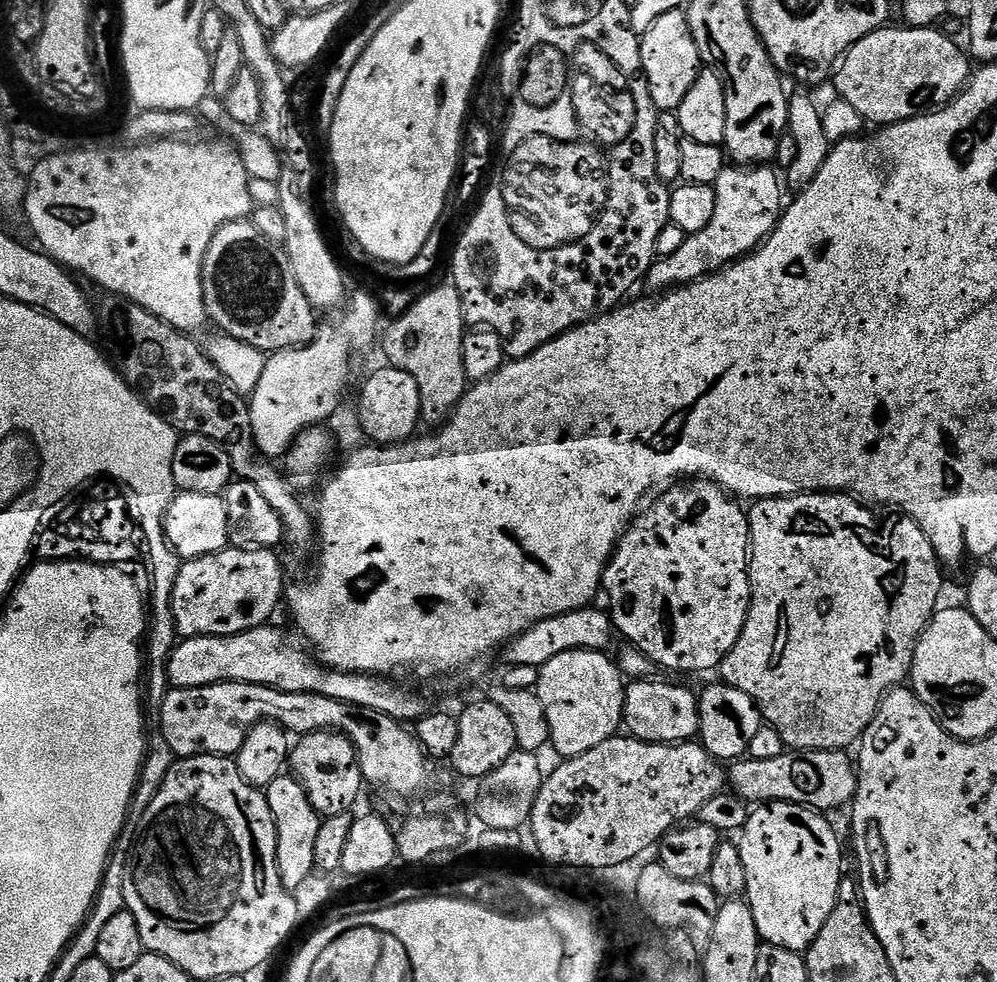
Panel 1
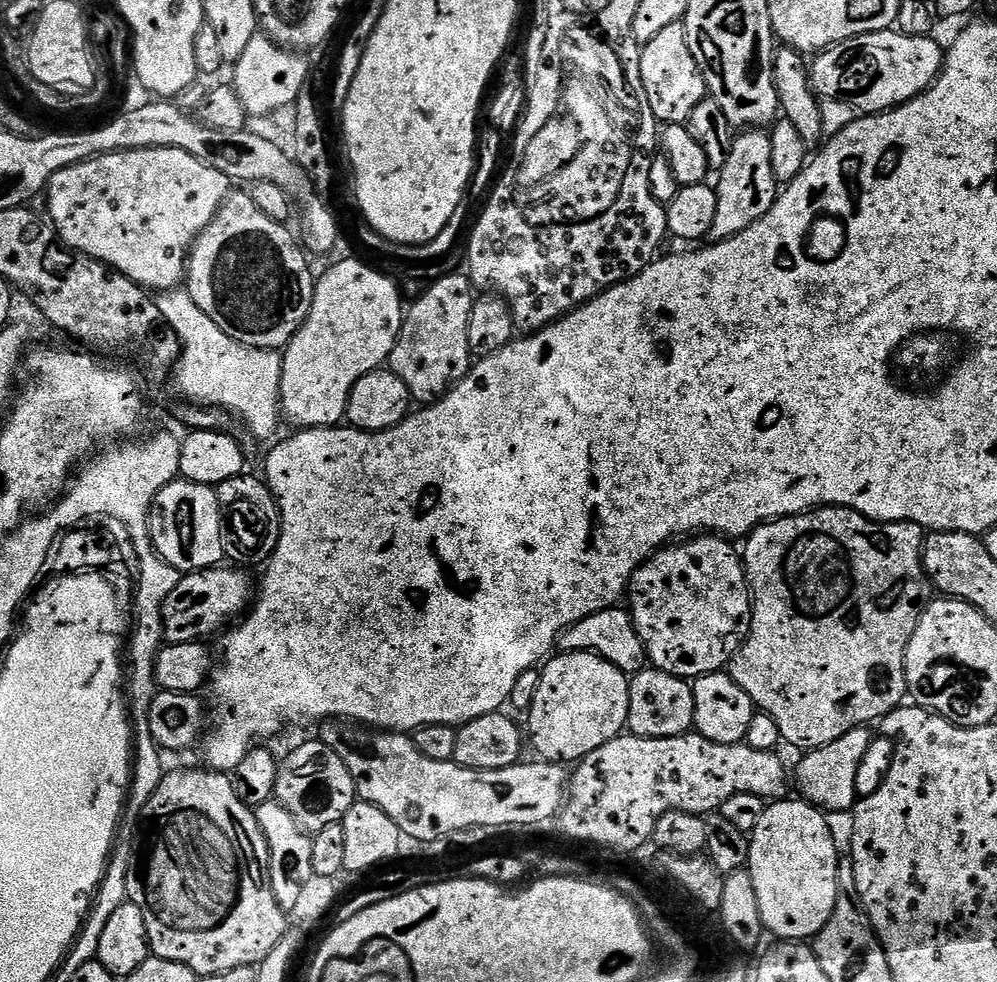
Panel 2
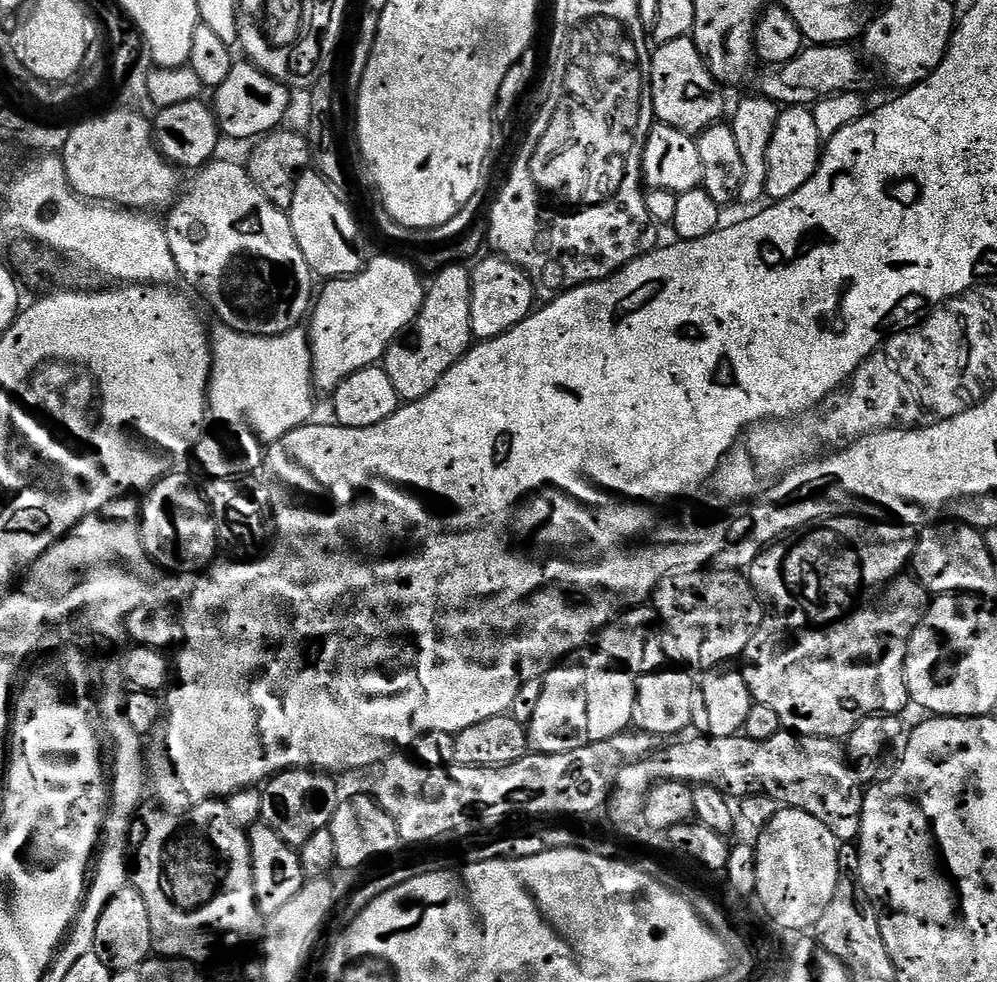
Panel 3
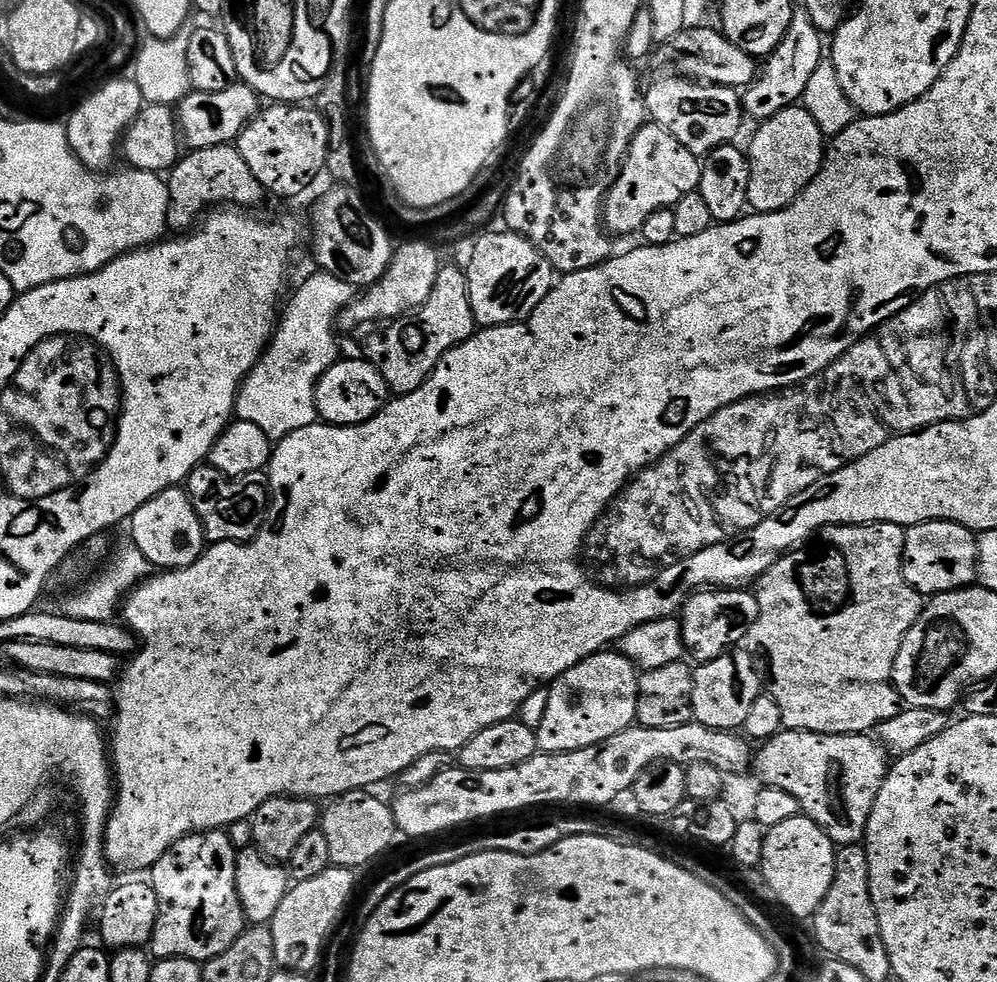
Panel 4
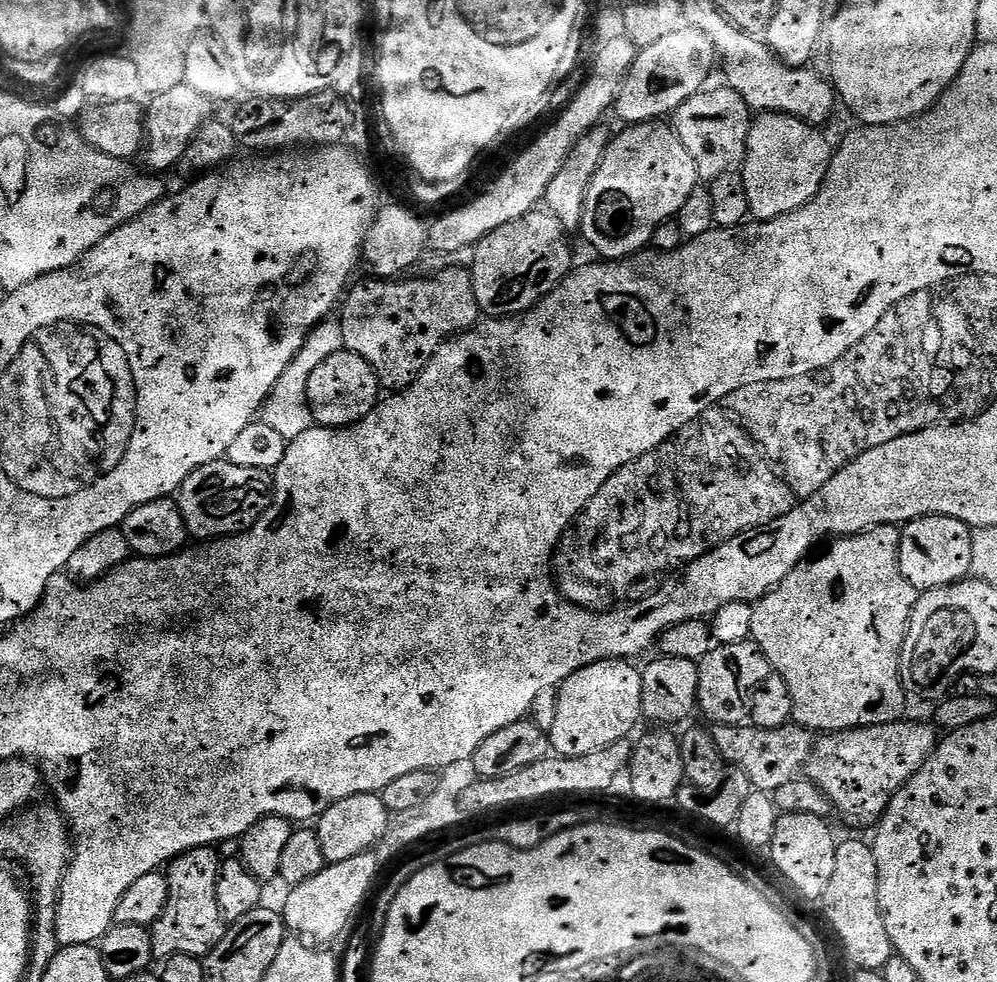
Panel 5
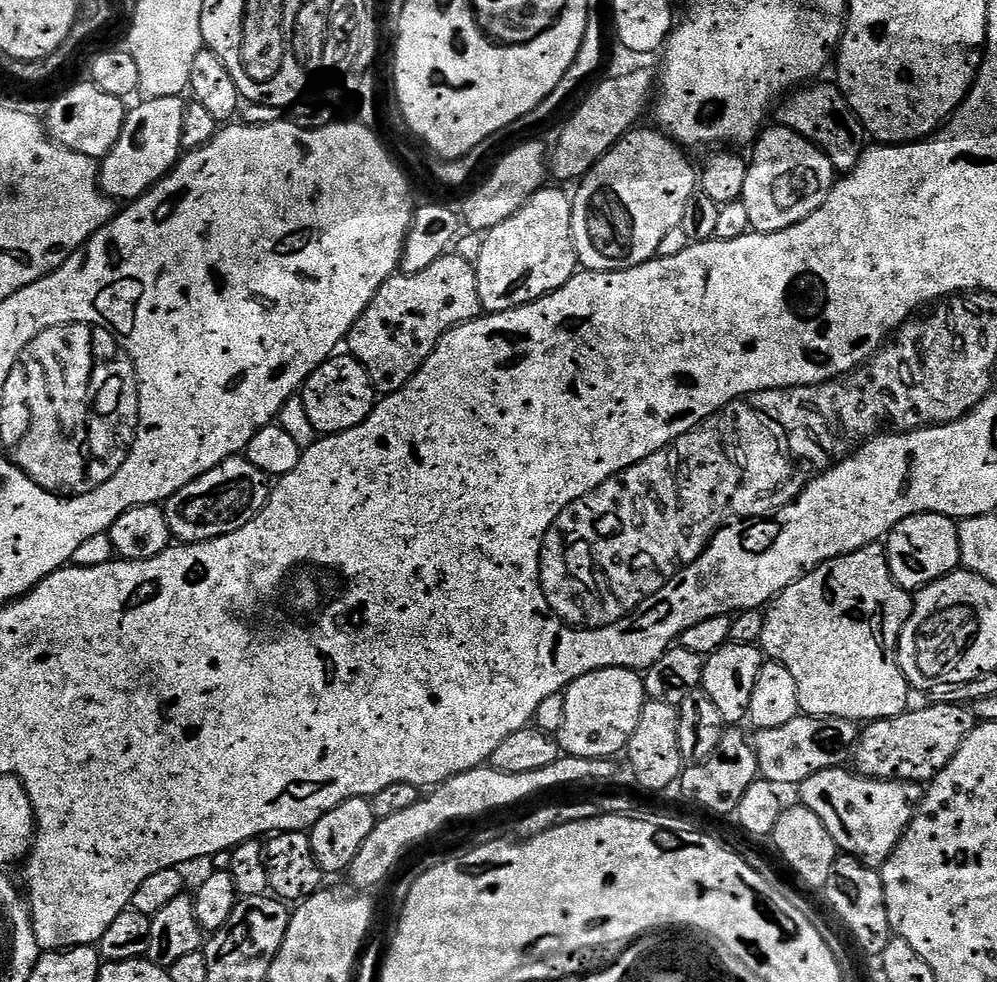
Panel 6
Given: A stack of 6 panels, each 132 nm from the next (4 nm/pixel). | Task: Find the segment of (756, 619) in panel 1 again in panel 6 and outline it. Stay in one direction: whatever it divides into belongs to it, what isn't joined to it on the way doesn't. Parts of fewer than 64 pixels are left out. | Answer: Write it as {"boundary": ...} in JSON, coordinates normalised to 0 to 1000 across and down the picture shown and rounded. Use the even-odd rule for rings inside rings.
{"boundary":[[[883,552],[871,554],[853,564],[830,570],[827,574],[821,574],[816,581],[807,582],[791,599],[787,599],[777,611],[769,616],[766,623],[766,637],[760,656],[771,673],[788,678],[788,682],[792,682],[792,686],[796,689],[796,699],[800,699],[800,715],[805,728],[849,731],[860,735],[892,733],[905,728],[913,721],[913,716],[911,717],[913,698],[903,681],[903,671],[899,669],[899,661],[903,655],[903,644],[915,624],[915,613],[916,608],[913,606],[912,600],[906,599],[895,587],[888,555]]]}

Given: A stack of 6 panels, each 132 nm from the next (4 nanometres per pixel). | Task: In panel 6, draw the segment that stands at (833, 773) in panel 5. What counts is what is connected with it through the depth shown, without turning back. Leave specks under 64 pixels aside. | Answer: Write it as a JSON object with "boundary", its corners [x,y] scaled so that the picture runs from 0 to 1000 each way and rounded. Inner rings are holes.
{"boundary":[[[963,715],[919,721],[892,733],[876,733],[862,746],[857,763],[858,785],[877,794],[934,796],[961,768],[977,740],[977,725]]]}

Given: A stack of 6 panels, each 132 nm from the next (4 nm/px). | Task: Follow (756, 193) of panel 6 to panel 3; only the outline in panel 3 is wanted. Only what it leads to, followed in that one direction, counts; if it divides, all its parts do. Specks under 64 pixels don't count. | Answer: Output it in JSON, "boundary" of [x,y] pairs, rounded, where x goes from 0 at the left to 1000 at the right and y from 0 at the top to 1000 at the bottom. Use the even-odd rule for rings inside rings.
{"boundary":[[[790,108],[783,113],[780,124],[776,128],[776,136],[772,141],[772,149],[768,157],[768,191],[767,197],[775,205],[792,202],[818,176],[822,167],[824,144],[820,136],[815,111],[810,108]]]}

